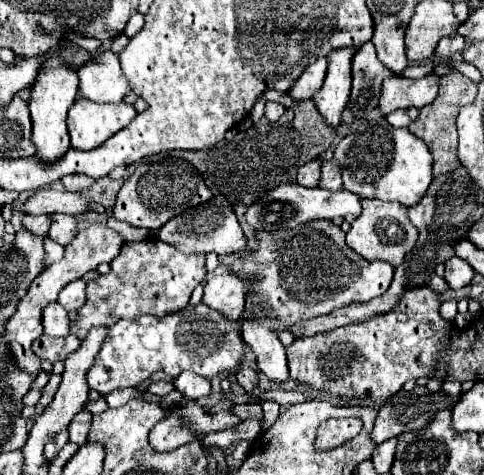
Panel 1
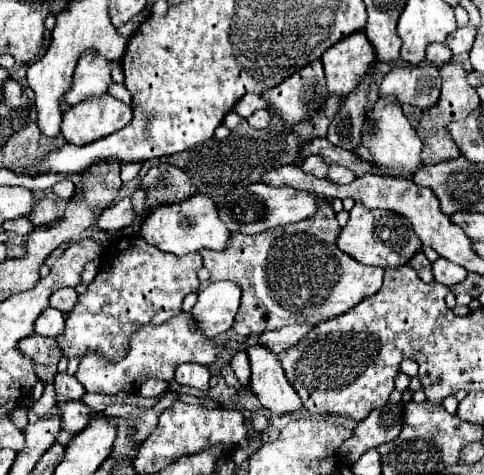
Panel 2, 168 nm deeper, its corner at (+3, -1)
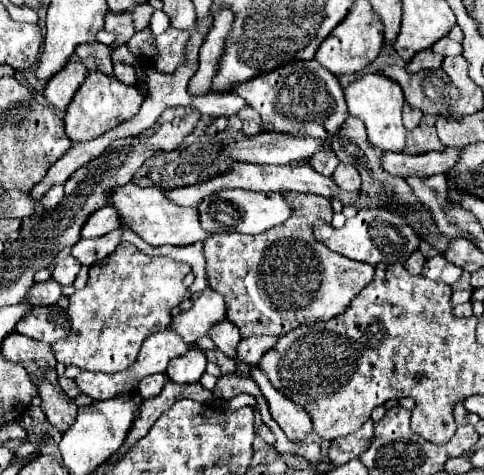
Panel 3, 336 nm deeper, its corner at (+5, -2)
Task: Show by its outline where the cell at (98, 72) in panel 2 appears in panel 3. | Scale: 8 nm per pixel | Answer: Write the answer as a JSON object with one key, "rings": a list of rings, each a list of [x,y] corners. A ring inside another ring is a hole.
{"rings":[[[70,61],[58,75],[54,75],[54,79],[50,79],[50,83],[44,89],[44,97],[56,109],[66,111],[68,103],[72,101],[74,93],[78,91],[86,77],[88,77],[86,65],[82,61]]]}

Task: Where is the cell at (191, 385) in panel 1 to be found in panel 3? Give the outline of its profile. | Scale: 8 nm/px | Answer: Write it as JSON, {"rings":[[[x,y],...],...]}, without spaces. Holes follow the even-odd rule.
{"rings":[[[192,347],[190,355],[182,355],[178,359],[172,359],[166,375],[174,381],[174,383],[198,383],[200,377],[206,371],[206,357],[204,353],[200,353],[198,349]]]}

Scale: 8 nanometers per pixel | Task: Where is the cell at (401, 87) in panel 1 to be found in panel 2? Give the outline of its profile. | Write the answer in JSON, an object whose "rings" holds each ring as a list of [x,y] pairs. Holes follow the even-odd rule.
{"rings":[[[434,64],[394,66],[380,84],[380,96],[394,94],[400,104],[432,108],[440,98],[440,74]]]}

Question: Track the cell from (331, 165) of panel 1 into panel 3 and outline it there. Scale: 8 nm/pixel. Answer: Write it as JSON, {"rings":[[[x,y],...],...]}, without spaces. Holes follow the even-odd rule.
{"rings":[[[340,163],[338,167],[336,167],[336,171],[334,171],[334,181],[342,187],[342,189],[346,189],[346,191],[354,191],[354,187],[360,187],[360,175],[358,175],[358,171],[354,169],[354,165],[344,165],[344,163]]]}

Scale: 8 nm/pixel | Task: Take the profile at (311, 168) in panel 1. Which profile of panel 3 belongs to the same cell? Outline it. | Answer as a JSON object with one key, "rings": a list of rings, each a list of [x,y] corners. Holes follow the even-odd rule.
{"rings":[[[318,151],[318,153],[320,155],[314,155],[314,159],[310,159],[310,165],[314,171],[330,177],[338,165],[338,157],[332,151]]]}

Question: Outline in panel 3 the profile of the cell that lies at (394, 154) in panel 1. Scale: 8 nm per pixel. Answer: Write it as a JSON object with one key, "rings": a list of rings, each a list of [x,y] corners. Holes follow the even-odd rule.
{"rings":[[[364,75],[350,83],[344,91],[346,103],[348,103],[348,113],[356,115],[364,121],[368,129],[368,141],[372,147],[378,147],[382,151],[394,151],[394,153],[404,153],[406,147],[406,127],[402,123],[402,105],[404,105],[404,95],[398,83],[386,79],[384,75]]]}

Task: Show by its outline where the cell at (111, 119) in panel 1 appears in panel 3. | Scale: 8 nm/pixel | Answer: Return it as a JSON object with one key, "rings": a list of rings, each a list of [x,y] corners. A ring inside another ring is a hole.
{"rings":[[[90,71],[86,77],[86,83],[82,83],[82,87],[76,91],[70,107],[66,109],[66,115],[64,115],[66,135],[70,141],[90,141],[110,129],[118,127],[120,123],[132,119],[138,113],[142,101],[144,101],[144,95],[138,87],[124,85],[124,83],[118,83],[118,79],[114,79],[114,77],[106,77],[104,73]]]}

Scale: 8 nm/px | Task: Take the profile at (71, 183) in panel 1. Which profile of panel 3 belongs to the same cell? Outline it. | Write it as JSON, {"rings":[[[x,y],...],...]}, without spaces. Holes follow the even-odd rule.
{"rings":[[[56,185],[56,187],[52,187],[52,189],[42,197],[42,205],[44,205],[46,209],[56,207],[56,205],[62,201],[62,197],[64,197],[64,187],[62,187],[62,185]]]}

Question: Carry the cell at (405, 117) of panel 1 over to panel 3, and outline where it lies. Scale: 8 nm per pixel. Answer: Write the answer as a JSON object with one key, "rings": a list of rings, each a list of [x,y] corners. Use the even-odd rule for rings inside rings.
{"rings":[[[406,103],[404,105],[404,127],[414,129],[420,123],[420,119],[422,119],[422,111],[418,111]]]}

